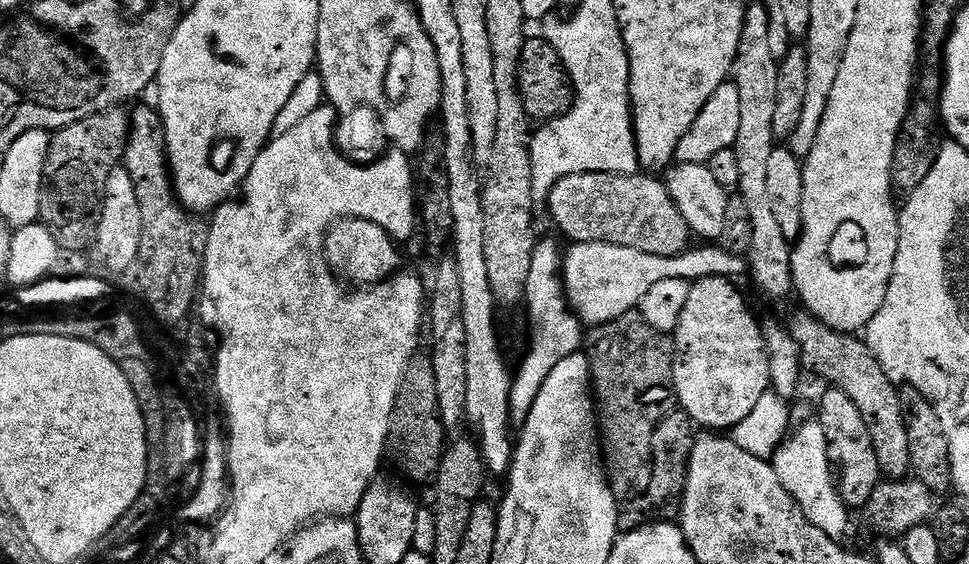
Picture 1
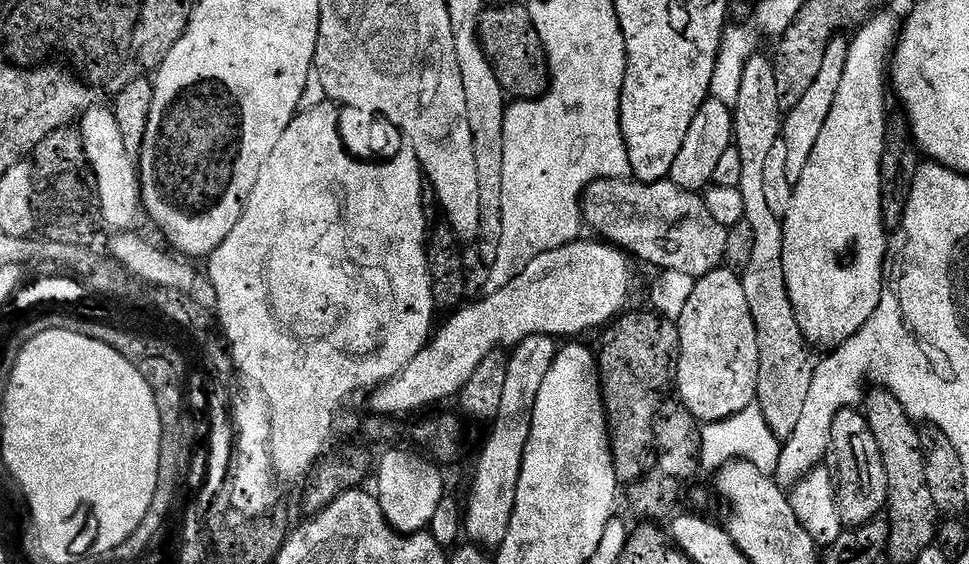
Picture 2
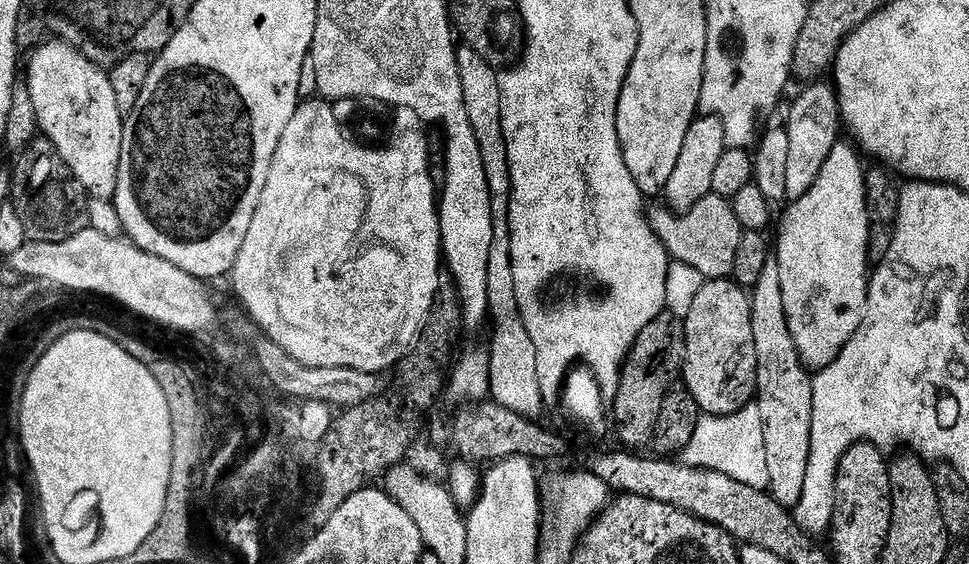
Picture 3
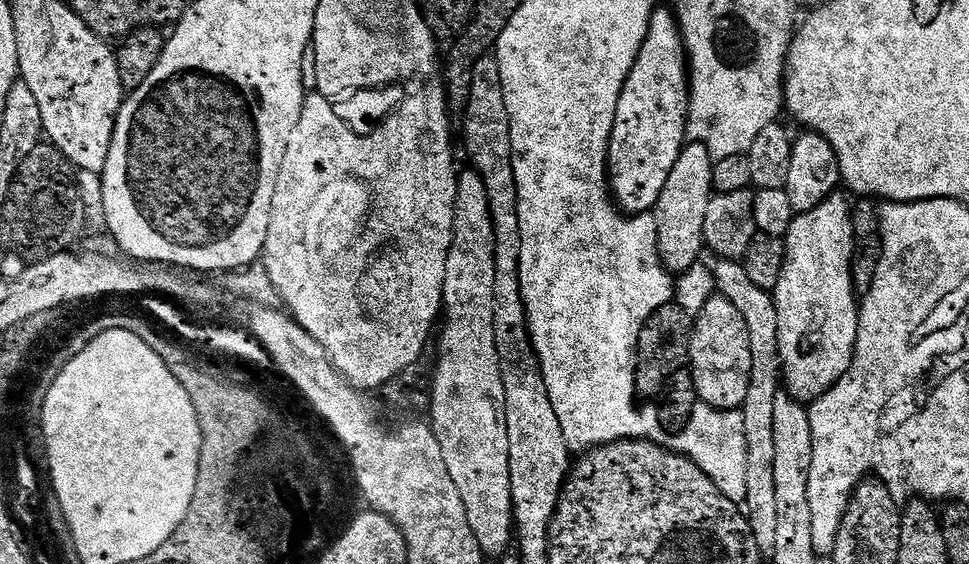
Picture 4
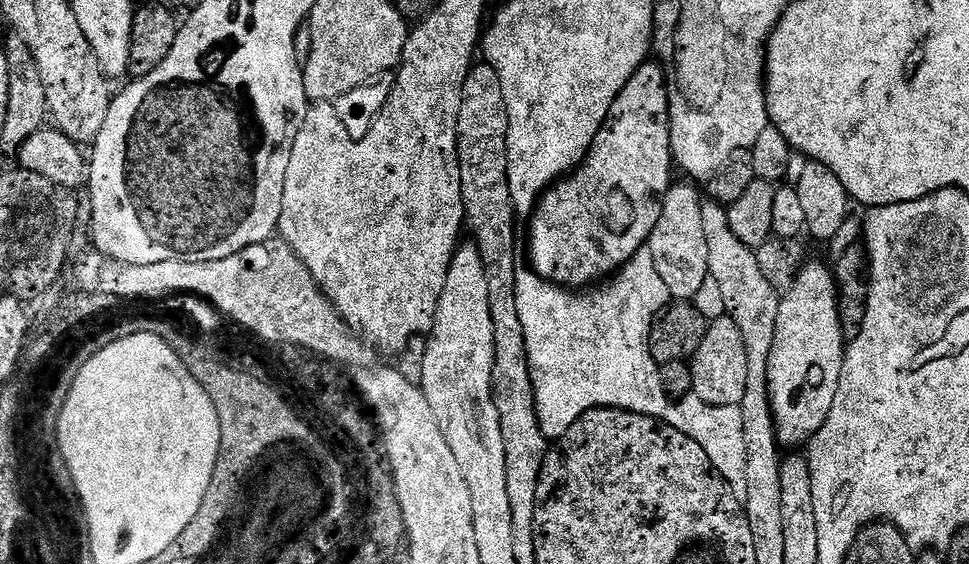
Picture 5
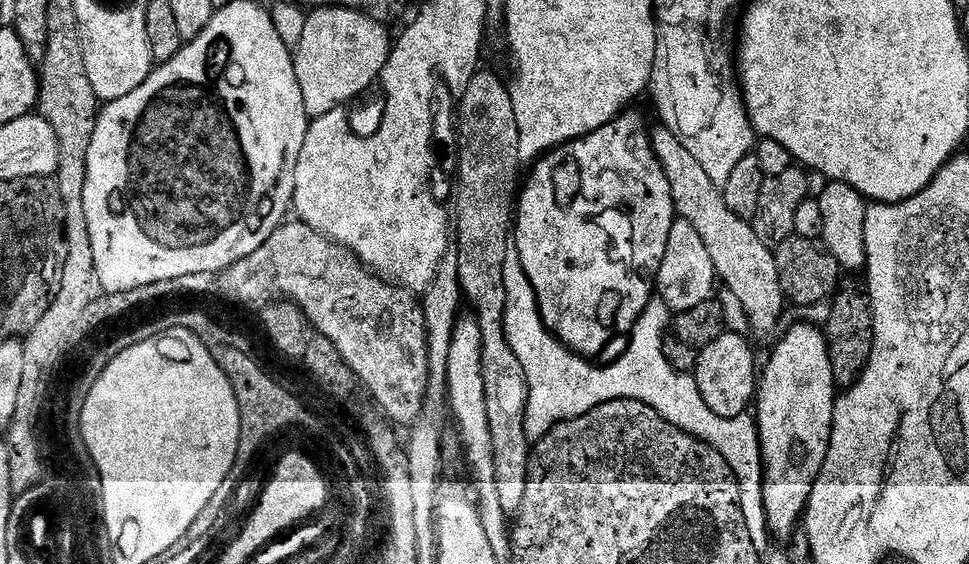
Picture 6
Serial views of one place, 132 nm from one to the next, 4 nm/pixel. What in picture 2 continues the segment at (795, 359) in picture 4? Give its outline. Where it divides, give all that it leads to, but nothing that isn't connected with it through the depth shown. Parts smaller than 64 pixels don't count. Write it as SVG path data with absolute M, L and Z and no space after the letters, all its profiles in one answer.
M884 14L873 15L871 20L859 25L854 32L856 37L851 37L848 57L846 58L846 70L842 70L842 82L838 82L838 94L834 98L834 106L830 106L826 126L822 126L822 135L818 137L818 142L810 154L810 162L806 166L806 170L802 170L802 178L793 187L790 210L782 218L784 225L782 262L784 263L790 302L794 306L794 314L798 318L798 326L802 330L805 340L808 341L809 345L816 347L817 344L818 347L824 348L823 350L835 350L850 338L854 338L854 334L858 334L858 330L862 330L862 326L866 326L866 322L870 322L870 314L874 314L874 310L878 310L878 302L882 298L882 290L884 289L884 266L888 259L890 236L884 227L884 199L882 198L880 163L882 162L884 139L888 133L890 119L890 113L888 113L890 92L886 85L890 80L890 57L898 39L898 20L896 24L894 17L880 15Z

